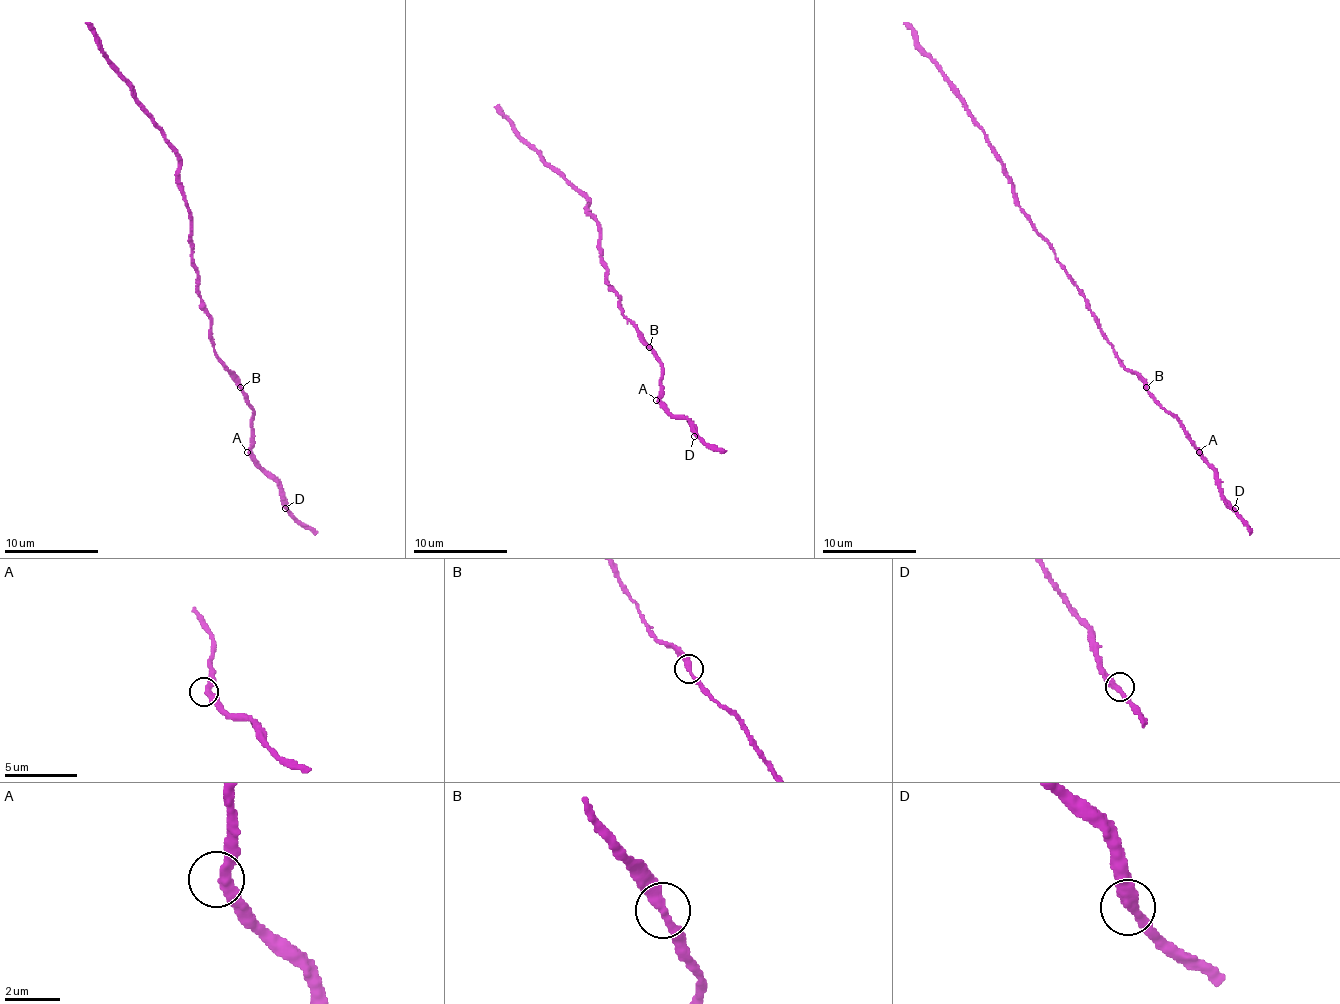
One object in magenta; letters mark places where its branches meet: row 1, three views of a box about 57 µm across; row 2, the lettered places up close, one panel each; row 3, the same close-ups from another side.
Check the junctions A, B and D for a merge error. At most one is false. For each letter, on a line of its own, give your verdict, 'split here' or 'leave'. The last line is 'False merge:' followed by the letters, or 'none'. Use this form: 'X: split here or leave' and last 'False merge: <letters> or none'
A: leave
B: leave
D: leave
False merge: none

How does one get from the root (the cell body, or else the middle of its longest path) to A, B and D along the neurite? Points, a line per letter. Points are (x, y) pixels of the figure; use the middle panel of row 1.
A: (606, 276), (618, 294), (618, 309), (637, 327), (637, 334), (661, 365), (661, 396), (656, 400)
B: (606, 276), (618, 294), (618, 309), (637, 327), (637, 334), (649, 346)
D: (606, 276), (618, 294), (618, 309), (661, 365), (661, 403), (689, 422), (694, 436)

